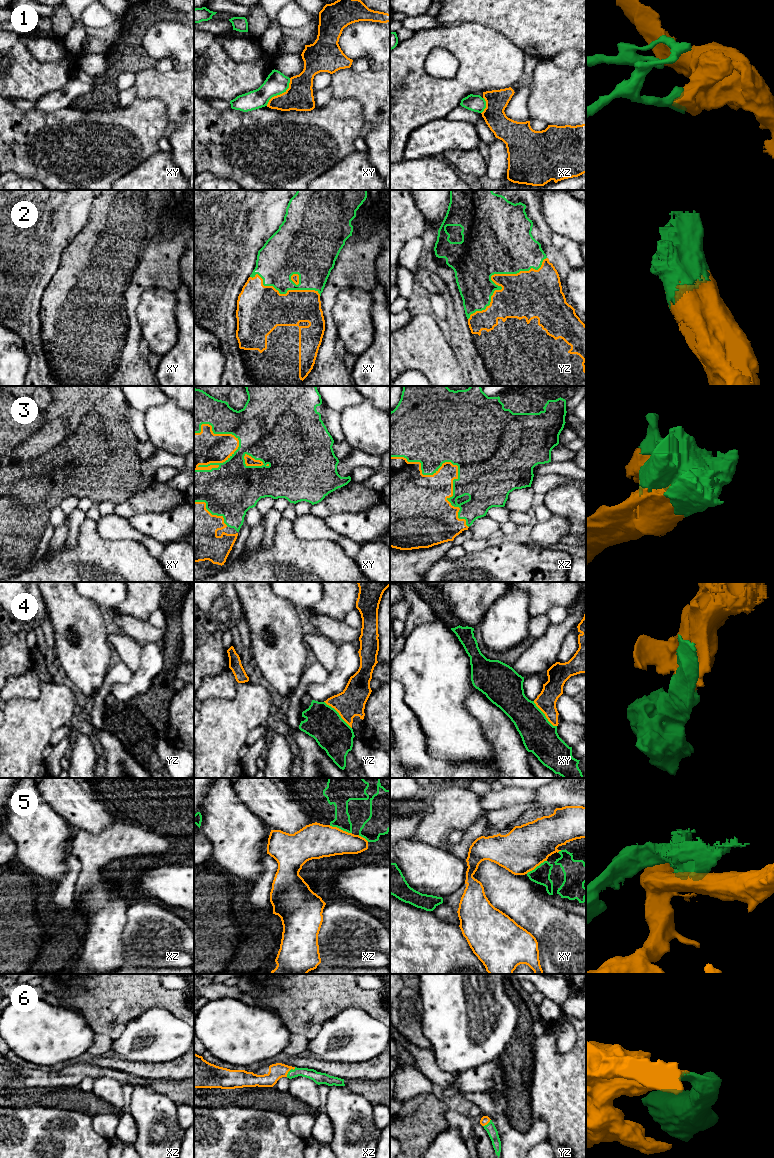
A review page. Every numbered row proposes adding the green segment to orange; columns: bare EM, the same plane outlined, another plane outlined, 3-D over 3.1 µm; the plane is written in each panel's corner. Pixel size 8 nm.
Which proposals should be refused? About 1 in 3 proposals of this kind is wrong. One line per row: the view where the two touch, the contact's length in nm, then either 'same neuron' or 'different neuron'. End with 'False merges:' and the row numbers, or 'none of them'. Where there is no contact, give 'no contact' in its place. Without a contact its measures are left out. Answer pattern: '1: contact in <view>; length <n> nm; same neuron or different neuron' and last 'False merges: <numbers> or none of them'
1: contact in xy; length 300 nm; different neuron
2: contact in yz; length 800 nm; same neuron
3: contact in xz; length 850 nm; same neuron
4: contact in yz; length 320 nm; different neuron
5: contact in xz; length 200 nm; different neuron
6: contact in xz; length 110 nm; same neuron
False merges: 1, 4, 5

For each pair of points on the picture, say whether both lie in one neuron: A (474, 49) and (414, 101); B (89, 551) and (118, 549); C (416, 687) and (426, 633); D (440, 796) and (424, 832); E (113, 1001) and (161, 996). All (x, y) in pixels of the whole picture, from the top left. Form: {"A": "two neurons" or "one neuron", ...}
{"A": "one neuron", "B": "one neuron", "C": "one neuron", "D": "one neuron", "E": "one neuron"}

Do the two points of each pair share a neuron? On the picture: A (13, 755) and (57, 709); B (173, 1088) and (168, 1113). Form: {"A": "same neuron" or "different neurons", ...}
{"A": "same neuron", "B": "different neurons"}

